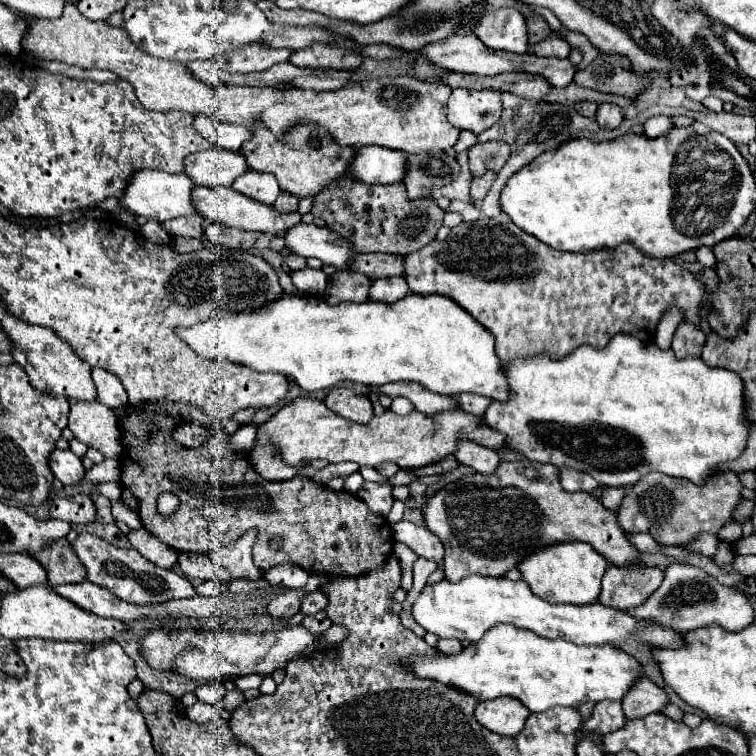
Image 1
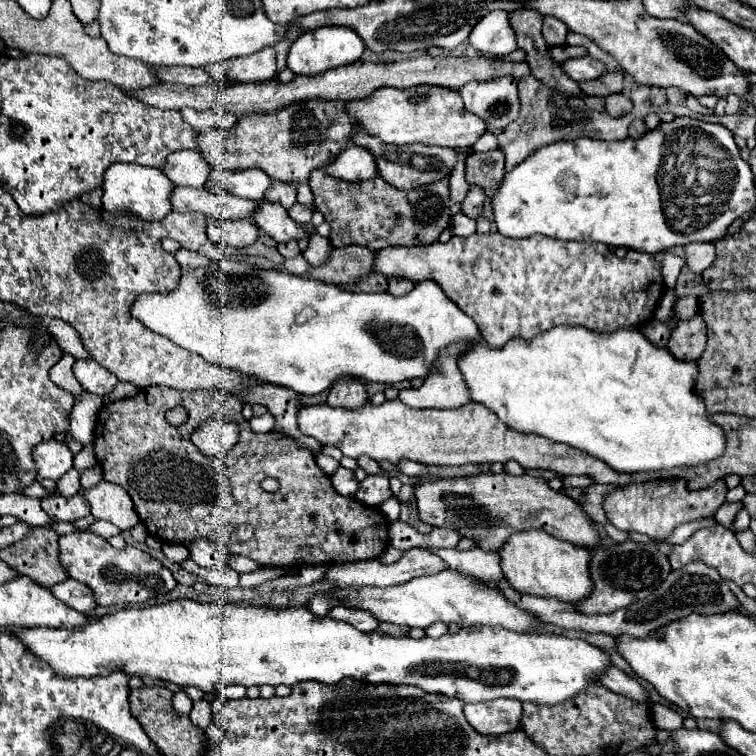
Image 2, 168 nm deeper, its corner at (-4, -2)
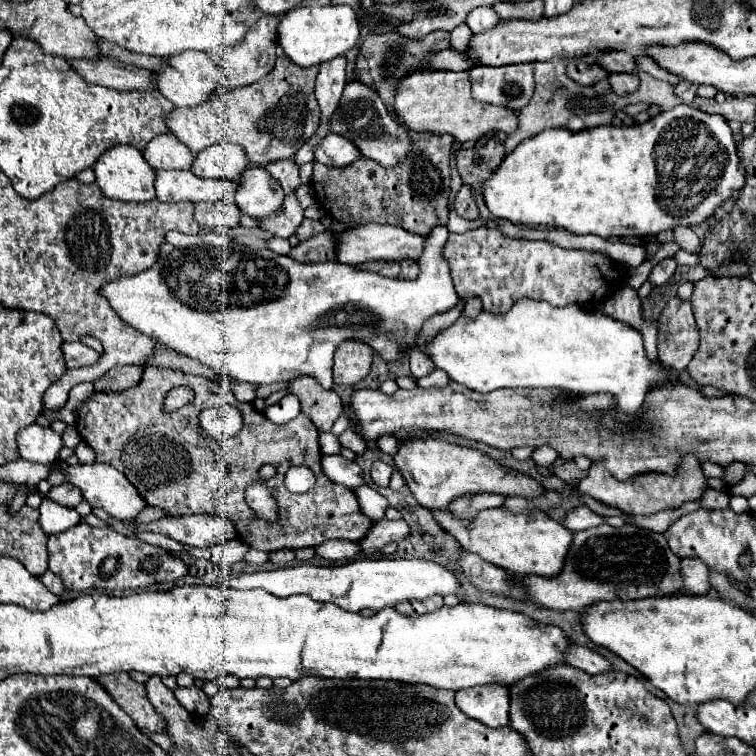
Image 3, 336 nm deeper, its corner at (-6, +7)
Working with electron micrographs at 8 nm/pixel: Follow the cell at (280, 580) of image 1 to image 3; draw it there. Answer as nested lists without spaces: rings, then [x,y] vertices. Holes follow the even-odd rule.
[[[241,539],[223,541],[215,547],[207,547],[207,549],[189,549],[191,557],[201,557],[201,559],[207,559],[207,561],[223,565],[223,567],[231,567],[233,563],[241,561],[245,553],[247,553],[247,549],[243,547]]]

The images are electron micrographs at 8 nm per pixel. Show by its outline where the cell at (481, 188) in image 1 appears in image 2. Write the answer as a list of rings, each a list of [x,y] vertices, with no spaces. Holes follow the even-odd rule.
[[[471,186],[467,198],[463,200],[463,212],[469,216],[469,218],[477,218],[481,212],[483,212],[483,202],[487,200],[485,192],[481,186]]]

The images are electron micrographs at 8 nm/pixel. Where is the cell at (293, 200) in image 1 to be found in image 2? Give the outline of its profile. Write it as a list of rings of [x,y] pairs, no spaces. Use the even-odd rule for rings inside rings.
[[[273,182],[273,188],[265,194],[265,200],[273,204],[281,204],[285,210],[289,210],[295,204],[295,186]]]

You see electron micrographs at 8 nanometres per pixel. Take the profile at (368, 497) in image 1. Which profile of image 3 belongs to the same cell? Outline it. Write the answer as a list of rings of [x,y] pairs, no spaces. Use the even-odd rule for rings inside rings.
[[[373,461],[371,465],[371,479],[377,487],[389,487],[389,479],[391,479],[393,467],[383,463],[383,461]]]

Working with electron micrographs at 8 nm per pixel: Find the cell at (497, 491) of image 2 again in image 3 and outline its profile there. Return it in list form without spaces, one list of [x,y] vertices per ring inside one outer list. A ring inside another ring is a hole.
[[[433,437],[401,441],[397,453],[393,455],[393,461],[395,461],[395,467],[401,471],[413,497],[427,509],[441,507],[437,503],[443,503],[443,507],[445,507],[457,495],[475,493],[475,491],[503,493],[507,497],[521,495],[527,499],[535,499],[535,497],[543,495],[543,489],[535,479],[499,465],[497,461],[483,455],[481,451],[461,447],[455,443],[447,443],[441,439],[433,439]]]

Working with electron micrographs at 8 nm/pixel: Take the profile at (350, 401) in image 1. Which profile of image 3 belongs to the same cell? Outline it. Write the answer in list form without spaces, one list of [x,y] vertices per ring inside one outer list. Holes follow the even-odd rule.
[[[347,339],[335,349],[335,363],[333,363],[333,381],[337,385],[353,385],[367,377],[373,359],[373,349],[359,341]]]

